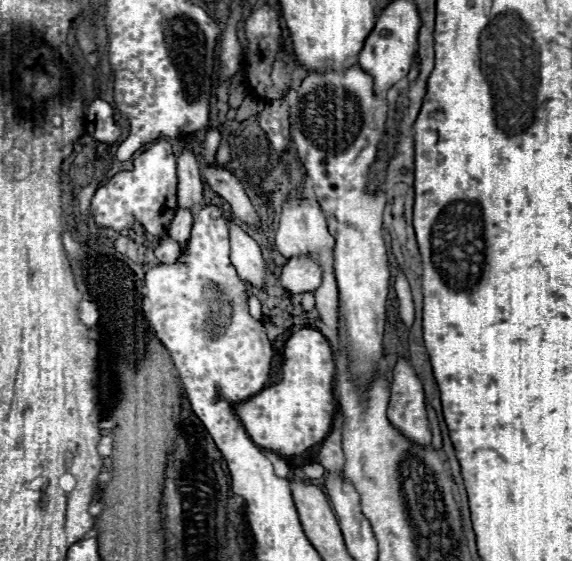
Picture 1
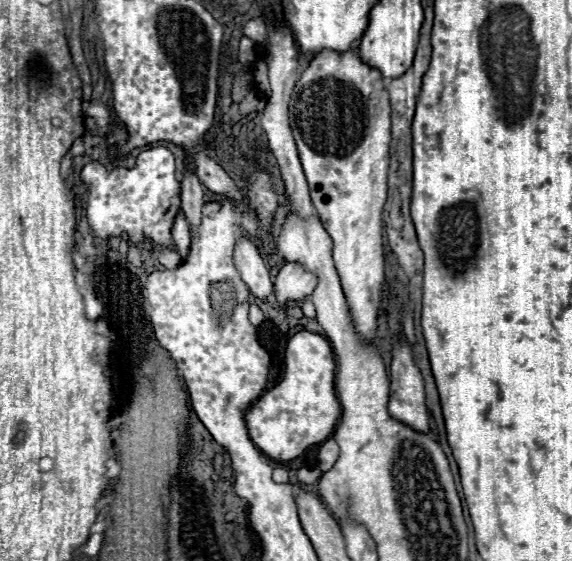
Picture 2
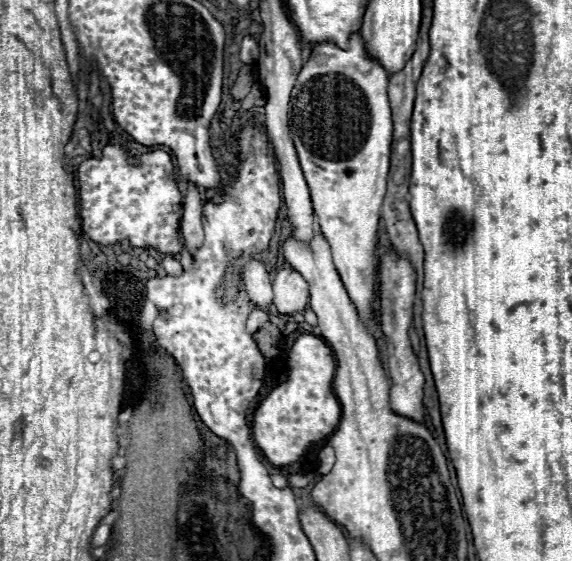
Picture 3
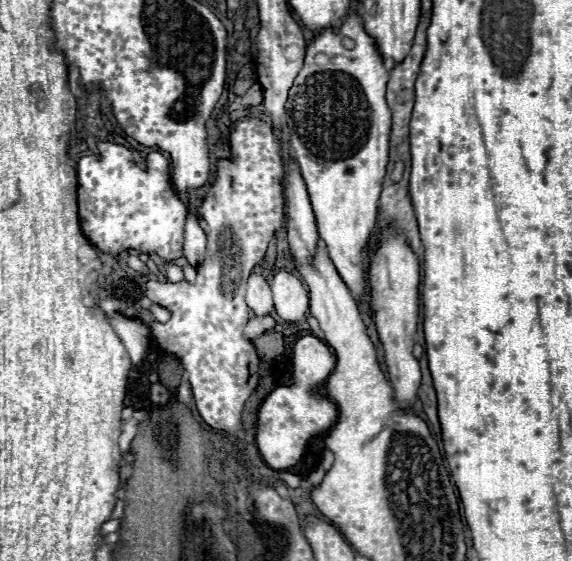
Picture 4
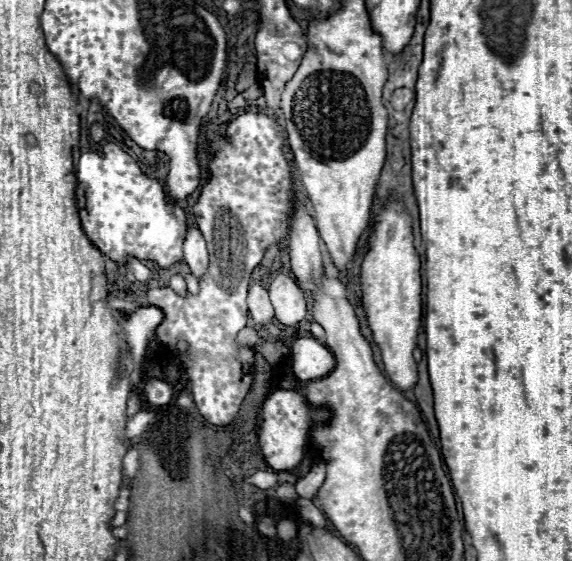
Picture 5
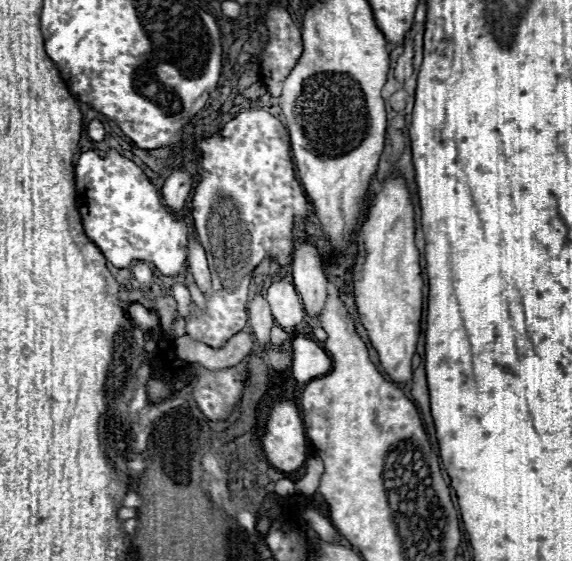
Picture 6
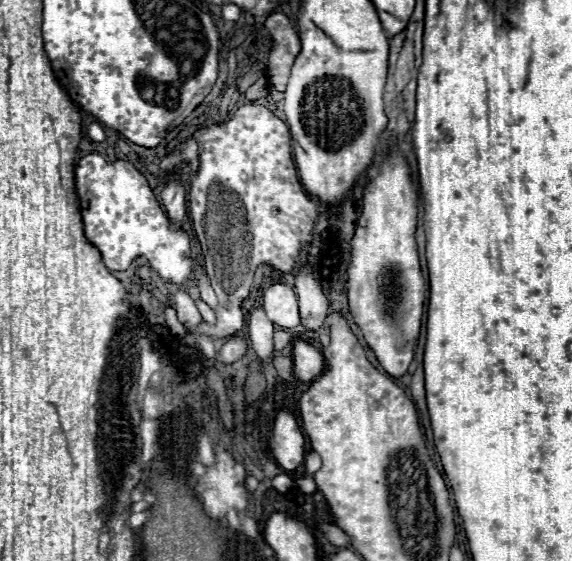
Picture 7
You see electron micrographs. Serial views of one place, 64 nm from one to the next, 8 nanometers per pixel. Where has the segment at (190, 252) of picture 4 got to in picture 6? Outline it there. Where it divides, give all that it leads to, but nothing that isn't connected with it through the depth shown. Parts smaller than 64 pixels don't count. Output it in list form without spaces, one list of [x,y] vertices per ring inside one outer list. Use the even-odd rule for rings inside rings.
[[[190,238],[190,242],[188,242],[188,268],[190,268],[190,274],[194,276],[198,288],[202,292],[208,292],[210,290],[210,270],[208,270],[208,262],[206,262],[206,252],[196,238]]]

